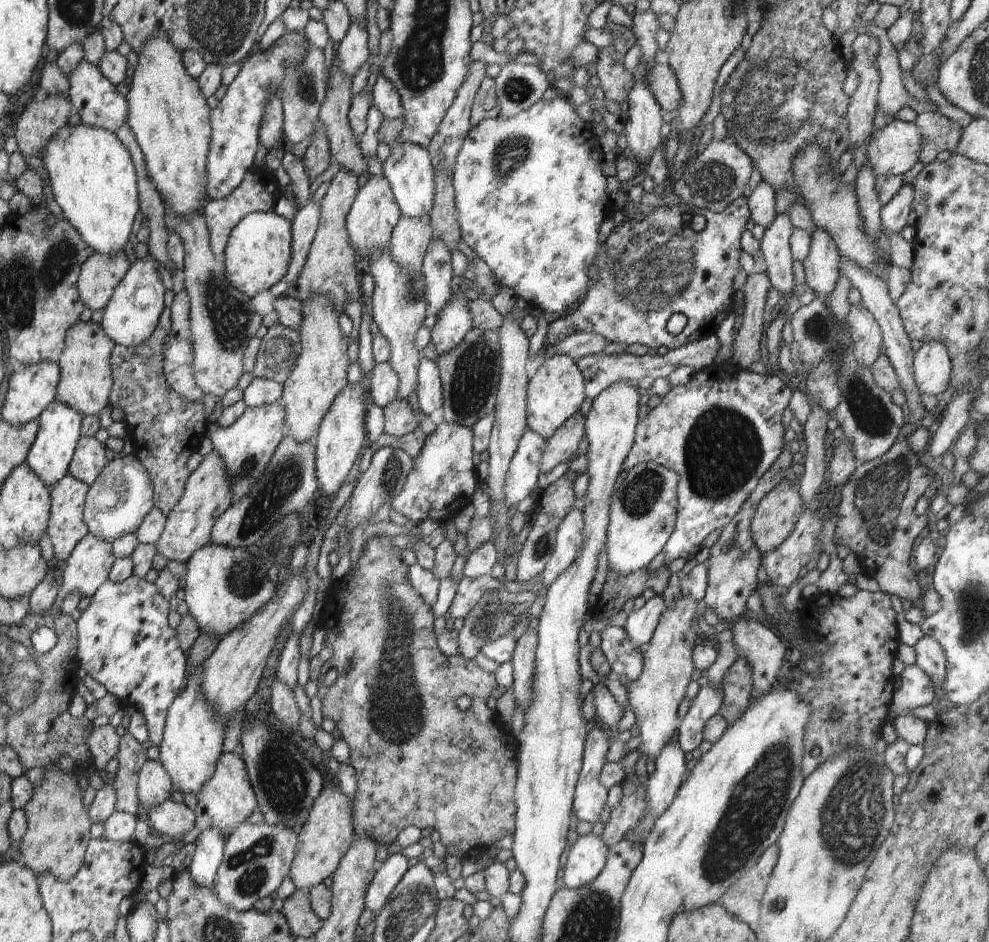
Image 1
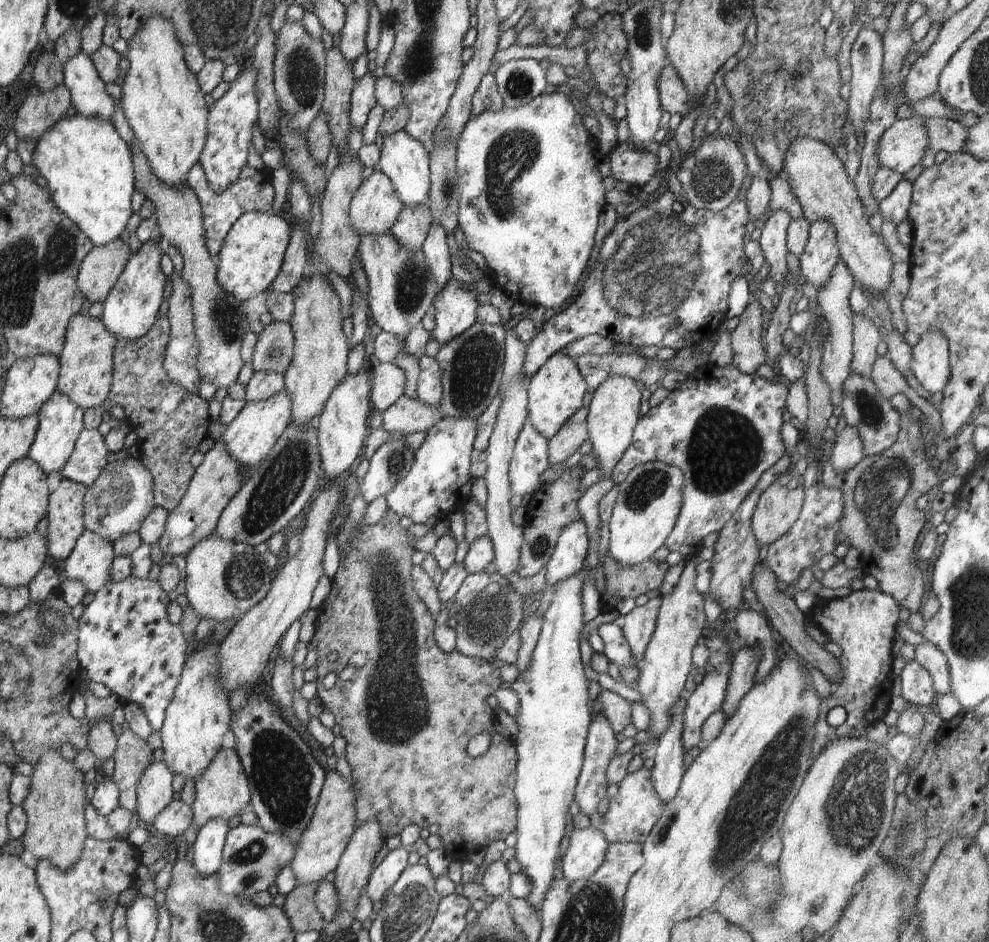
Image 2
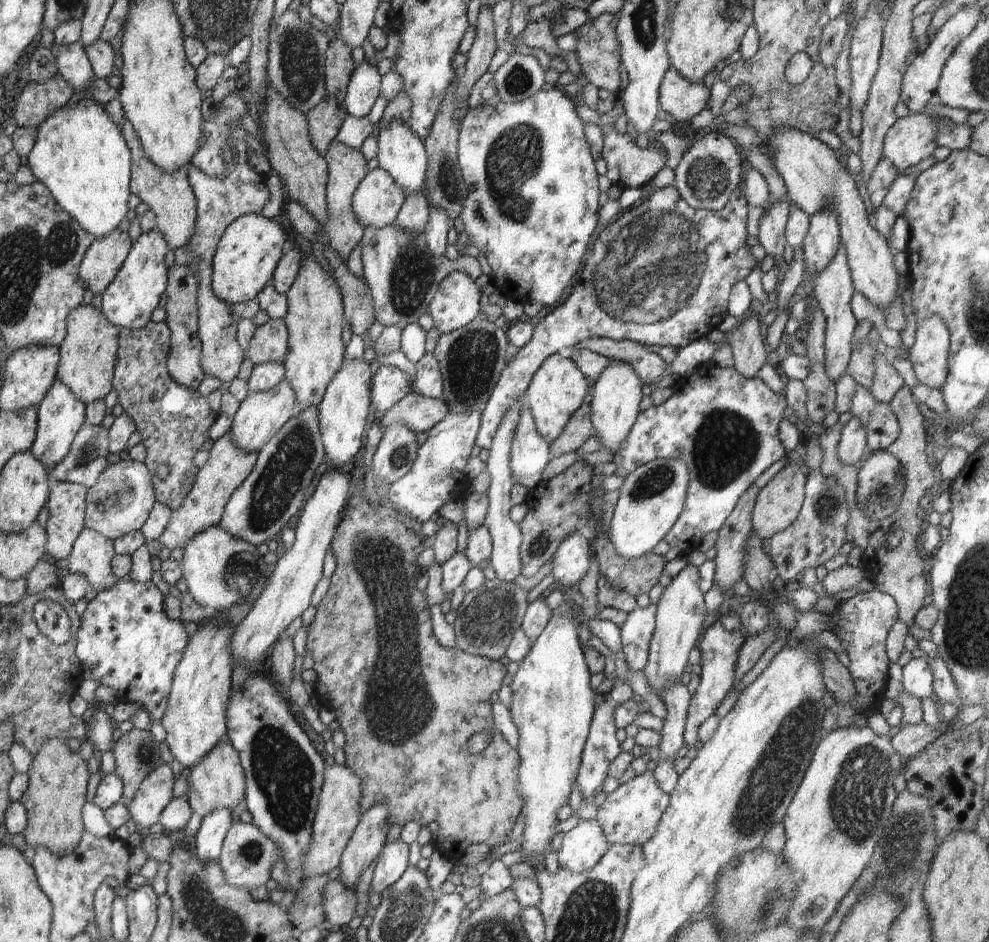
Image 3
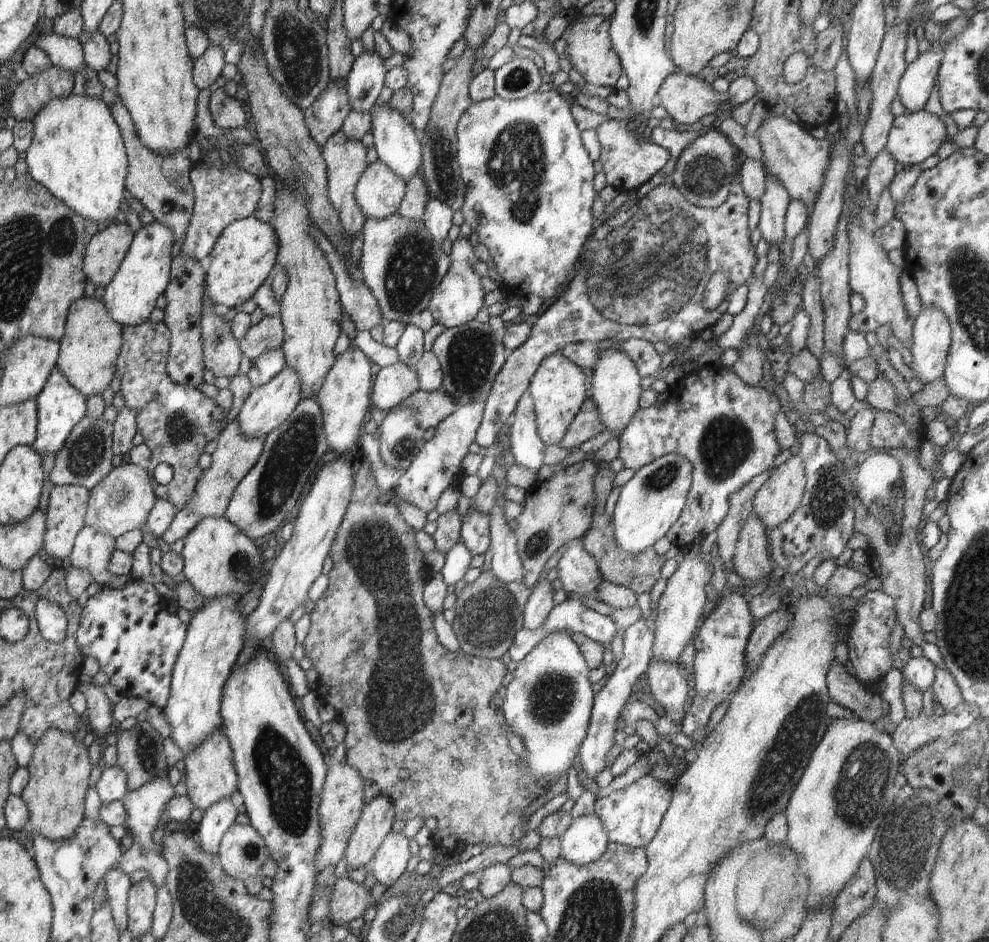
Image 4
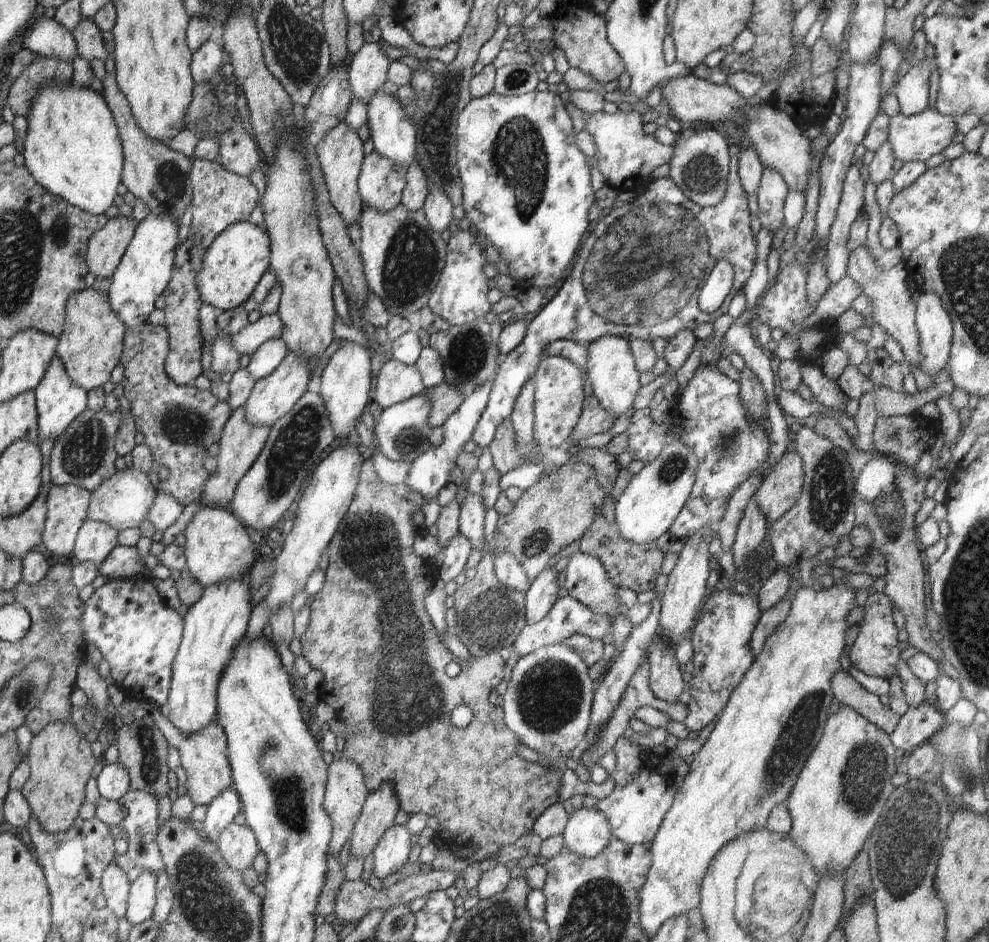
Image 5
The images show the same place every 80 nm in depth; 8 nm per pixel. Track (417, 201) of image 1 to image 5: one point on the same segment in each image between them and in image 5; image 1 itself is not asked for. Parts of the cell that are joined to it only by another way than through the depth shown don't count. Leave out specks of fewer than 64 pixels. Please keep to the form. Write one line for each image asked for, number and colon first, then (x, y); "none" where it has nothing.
2: (405, 160)
3: (402, 153)
4: (396, 140)
5: (393, 134)

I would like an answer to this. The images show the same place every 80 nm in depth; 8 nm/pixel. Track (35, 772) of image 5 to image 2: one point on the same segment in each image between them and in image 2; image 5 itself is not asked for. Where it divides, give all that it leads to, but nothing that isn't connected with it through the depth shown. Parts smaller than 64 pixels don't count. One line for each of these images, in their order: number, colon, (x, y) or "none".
2: (56, 830)
3: (54, 799)
4: (59, 770)

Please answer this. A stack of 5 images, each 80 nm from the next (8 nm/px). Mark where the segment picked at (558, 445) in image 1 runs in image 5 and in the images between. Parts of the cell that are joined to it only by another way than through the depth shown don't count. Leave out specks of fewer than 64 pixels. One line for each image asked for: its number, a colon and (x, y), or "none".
2: (574, 432)
3: (579, 428)
4: (586, 424)
5: (595, 419)

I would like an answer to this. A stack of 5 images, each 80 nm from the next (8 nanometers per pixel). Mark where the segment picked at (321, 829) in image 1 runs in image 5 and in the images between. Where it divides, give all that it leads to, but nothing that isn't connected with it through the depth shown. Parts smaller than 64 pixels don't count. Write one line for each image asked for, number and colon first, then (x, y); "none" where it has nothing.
2: (318, 852)
3: (338, 811)
4: (341, 802)
5: (345, 793)

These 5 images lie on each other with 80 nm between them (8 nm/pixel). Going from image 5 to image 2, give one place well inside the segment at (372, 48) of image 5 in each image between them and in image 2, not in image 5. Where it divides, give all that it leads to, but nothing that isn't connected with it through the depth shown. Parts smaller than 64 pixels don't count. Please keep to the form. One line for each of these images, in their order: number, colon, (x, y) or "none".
2: (362, 100)
3: (363, 89)
4: (366, 79)

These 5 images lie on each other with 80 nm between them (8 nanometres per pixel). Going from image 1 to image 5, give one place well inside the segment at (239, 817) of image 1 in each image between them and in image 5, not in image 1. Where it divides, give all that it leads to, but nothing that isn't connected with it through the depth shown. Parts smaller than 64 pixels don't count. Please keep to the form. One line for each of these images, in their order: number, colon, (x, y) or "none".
2: (222, 791)
3: (217, 781)
4: (210, 776)
5: (203, 754)

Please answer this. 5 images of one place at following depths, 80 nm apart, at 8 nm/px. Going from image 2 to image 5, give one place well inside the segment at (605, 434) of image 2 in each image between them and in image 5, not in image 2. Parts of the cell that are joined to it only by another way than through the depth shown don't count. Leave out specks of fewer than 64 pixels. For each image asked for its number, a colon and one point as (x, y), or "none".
3: (617, 392)
4: (615, 383)
5: (610, 367)

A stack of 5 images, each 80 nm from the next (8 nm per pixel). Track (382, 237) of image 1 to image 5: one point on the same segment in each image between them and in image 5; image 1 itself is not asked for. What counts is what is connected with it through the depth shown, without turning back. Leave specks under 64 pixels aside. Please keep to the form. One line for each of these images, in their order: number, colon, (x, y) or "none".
2: (375, 206)
3: (377, 200)
4: (379, 192)
5: (381, 183)

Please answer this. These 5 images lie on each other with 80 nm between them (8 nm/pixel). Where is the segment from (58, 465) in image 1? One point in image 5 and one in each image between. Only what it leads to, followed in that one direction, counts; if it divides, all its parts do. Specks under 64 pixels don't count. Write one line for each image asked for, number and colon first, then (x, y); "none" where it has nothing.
2: (60, 420)
3: (60, 414)
4: (60, 406)
5: (58, 400)

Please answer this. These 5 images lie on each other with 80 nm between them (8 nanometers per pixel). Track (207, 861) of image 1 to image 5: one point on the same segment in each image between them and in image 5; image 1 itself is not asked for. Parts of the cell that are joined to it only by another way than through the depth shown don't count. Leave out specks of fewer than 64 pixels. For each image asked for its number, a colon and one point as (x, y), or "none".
2: (208, 848)
3: (209, 838)
4: (217, 819)
5: (225, 805)

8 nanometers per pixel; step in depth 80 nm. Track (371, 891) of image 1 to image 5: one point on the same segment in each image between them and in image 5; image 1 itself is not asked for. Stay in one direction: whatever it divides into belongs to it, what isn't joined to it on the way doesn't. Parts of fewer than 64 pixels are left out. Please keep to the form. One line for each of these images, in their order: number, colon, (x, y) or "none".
2: (382, 878)
3: (392, 862)
4: (390, 861)
5: (392, 850)

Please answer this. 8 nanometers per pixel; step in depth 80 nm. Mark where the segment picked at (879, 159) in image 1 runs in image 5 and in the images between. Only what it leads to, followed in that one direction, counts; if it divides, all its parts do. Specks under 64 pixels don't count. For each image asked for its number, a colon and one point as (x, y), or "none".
2: (902, 146)
3: (911, 139)
4: (914, 137)
5: (915, 138)

